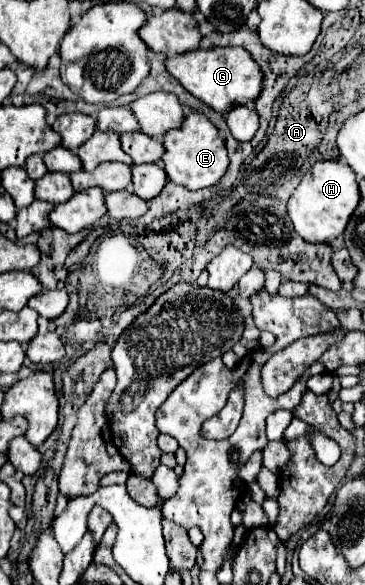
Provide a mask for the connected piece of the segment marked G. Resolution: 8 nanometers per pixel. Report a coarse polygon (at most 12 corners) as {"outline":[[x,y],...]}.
{"outline":[[208,48],[166,58],[198,100],[226,114],[250,104],[262,72],[246,50]]}

